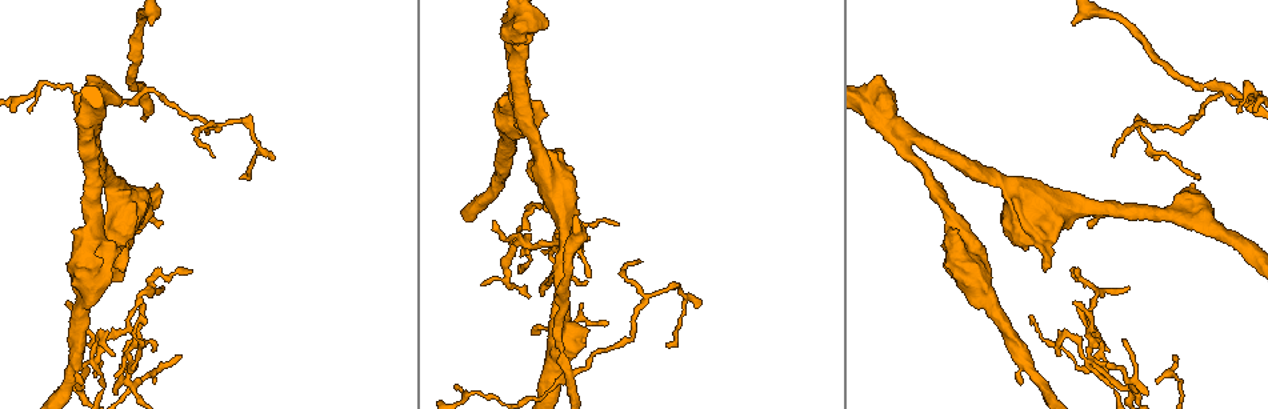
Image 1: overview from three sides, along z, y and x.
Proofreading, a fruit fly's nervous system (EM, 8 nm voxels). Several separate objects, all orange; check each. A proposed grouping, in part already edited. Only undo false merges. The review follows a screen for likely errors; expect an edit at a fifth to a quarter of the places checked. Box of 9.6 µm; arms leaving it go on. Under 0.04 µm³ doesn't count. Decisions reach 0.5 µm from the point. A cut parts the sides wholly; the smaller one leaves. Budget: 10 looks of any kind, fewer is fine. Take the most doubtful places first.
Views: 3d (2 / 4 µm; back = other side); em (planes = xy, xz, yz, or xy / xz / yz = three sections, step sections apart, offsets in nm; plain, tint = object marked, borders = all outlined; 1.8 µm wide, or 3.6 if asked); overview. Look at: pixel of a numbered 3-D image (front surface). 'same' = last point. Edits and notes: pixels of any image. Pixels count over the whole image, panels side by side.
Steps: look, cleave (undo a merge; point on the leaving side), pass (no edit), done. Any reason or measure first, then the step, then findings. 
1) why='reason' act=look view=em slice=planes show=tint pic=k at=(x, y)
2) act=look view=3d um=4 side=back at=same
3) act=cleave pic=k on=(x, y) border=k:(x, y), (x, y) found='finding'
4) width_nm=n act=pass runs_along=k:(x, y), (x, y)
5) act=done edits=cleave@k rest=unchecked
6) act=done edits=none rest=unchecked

why='abrupt turn' act=look view=3d um=2 pic=1 at=(513, 56)

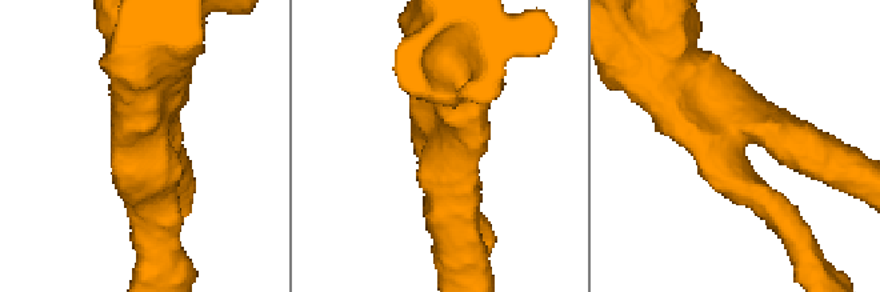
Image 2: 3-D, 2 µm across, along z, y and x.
why='need the tissue' act=look view=em slice=planes show=tint pic=2 at=(744, 128)

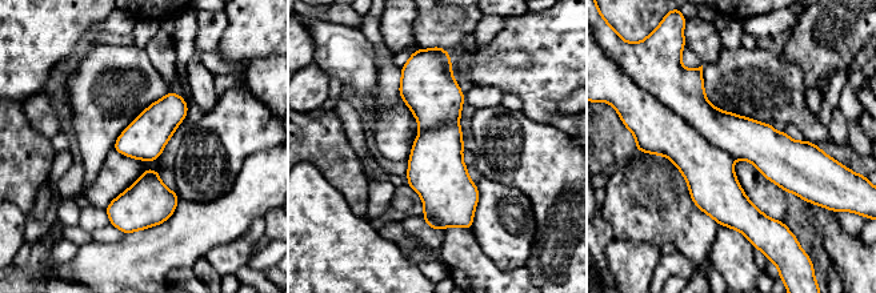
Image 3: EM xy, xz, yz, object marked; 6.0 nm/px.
width_nm=260 act=cleave pic=3 on=(658, 129) found='a second neuron is stuck on'

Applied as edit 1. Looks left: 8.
act=look view=overview

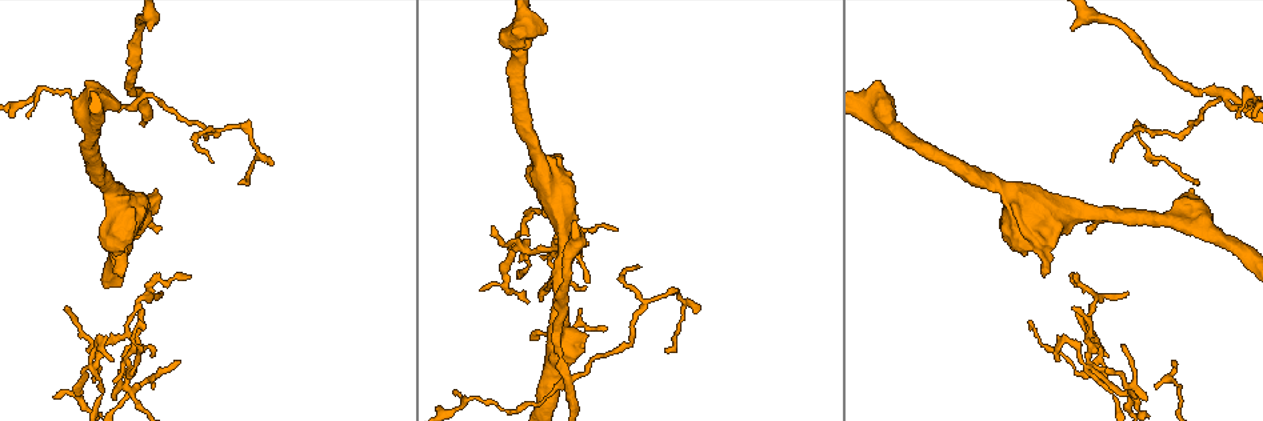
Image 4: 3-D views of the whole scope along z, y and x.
act=look view=em slice=xz step=16 show=tint pic=4 at=(142, 95)

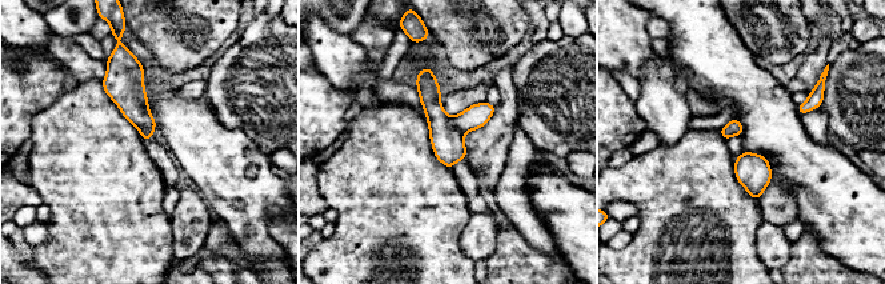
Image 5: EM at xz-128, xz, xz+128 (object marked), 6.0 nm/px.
act=look view=em slice=planes show=borders at=same

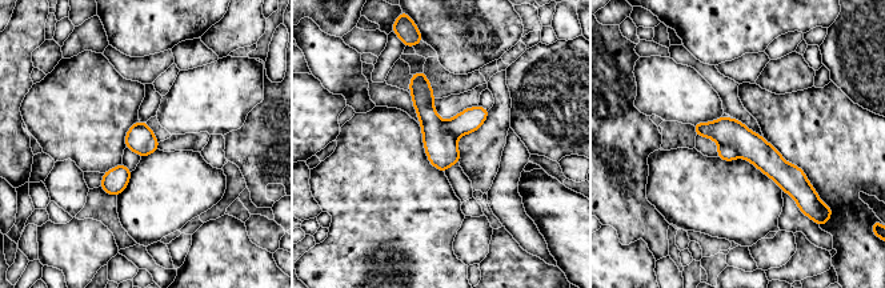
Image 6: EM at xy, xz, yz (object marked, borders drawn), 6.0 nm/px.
width_nm=170 act=cleave pic=6 on=(725, 152) border=6:(719, 144), (729, 144), (739, 156) found='two neurons meet here'

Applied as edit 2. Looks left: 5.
why='closes a loop' act=look view=3d um=4 pic=4 at=(126, 253)

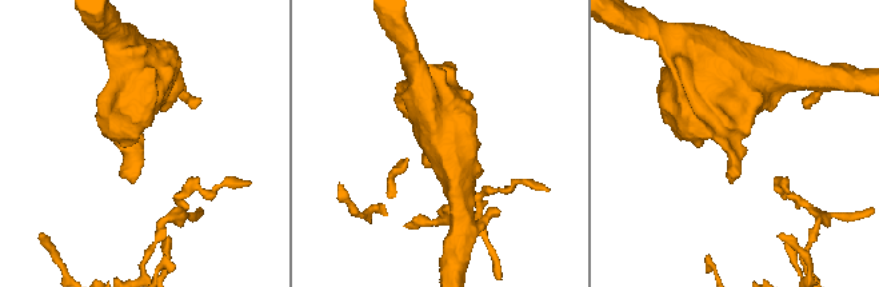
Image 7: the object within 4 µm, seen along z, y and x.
why='now the EM' act=look view=em slice=xy step=4 show=tint pic=7 at=(735, 146)

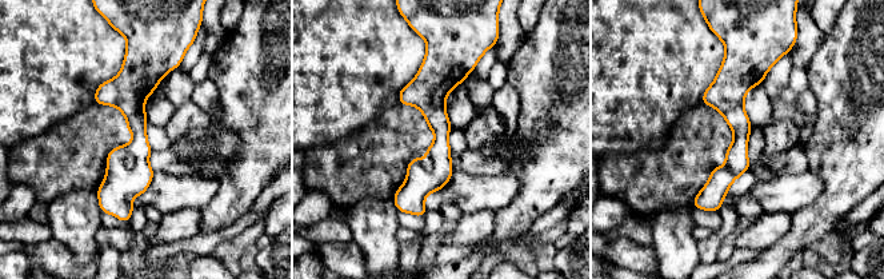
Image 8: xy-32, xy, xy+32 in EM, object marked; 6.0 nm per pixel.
why='another direction' act=look view=em slice=planes show=borders at=same

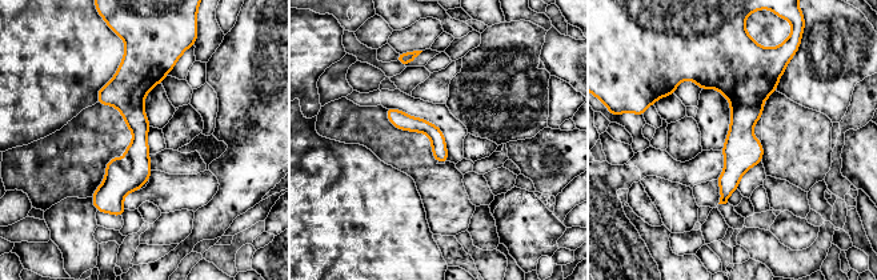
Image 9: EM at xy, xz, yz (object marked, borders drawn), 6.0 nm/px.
width_nm=100 act=pass found='continuous, no second neuron'

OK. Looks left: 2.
act=done edits=cleave@3,cleave@6 rest=unchecked

